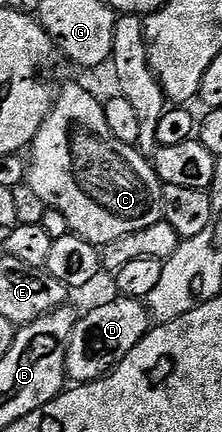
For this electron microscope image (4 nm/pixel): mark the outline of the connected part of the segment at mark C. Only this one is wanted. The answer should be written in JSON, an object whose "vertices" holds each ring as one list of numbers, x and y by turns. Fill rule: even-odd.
{"vertices":[[72,82,69,86,62,87,60,94,58,90,39,127,38,136,30,142,32,162,30,158,26,182,34,188,34,192,38,192,38,196,42,196,48,207,66,216,66,224,71,233,85,238,91,246,103,248,118,240,118,236,130,236,130,232,142,232,142,228,150,228,150,224,164,221,164,186,156,175,156,169,136,146,126,144,112,135,110,124,106,124,104,102,96,99,86,87]]}

